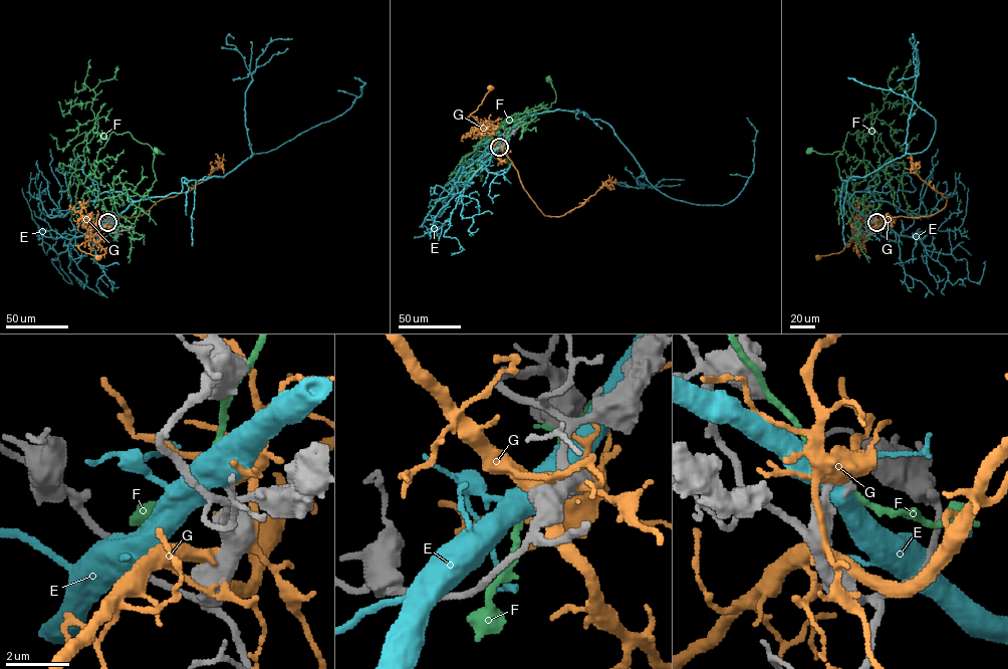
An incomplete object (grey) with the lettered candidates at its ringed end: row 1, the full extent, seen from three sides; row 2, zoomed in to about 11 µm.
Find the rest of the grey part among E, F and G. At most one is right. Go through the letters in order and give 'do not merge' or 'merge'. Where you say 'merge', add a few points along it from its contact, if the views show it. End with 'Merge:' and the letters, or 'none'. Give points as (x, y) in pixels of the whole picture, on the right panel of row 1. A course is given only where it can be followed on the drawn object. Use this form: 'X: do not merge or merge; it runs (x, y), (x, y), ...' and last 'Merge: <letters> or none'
E: do not merge
F: do not merge
G: do not merge
Merge: none

